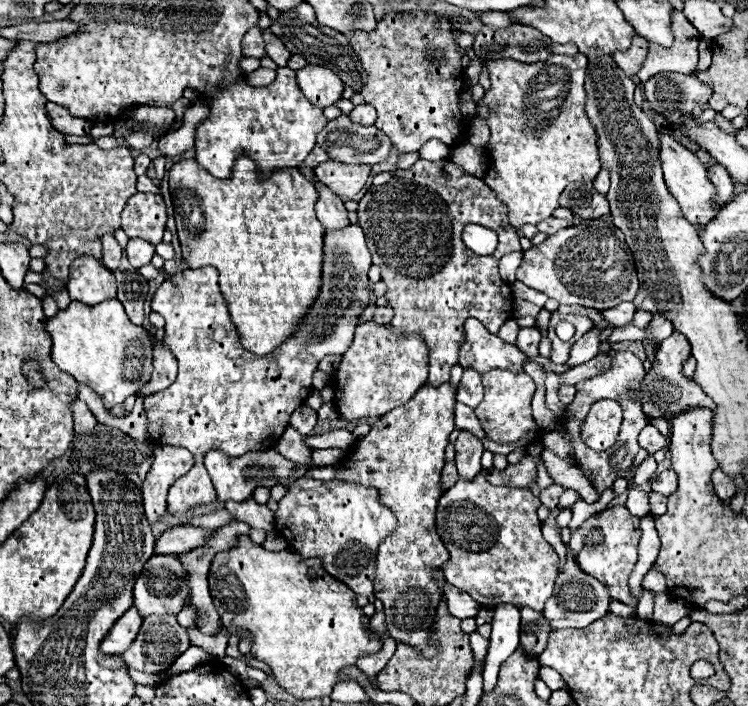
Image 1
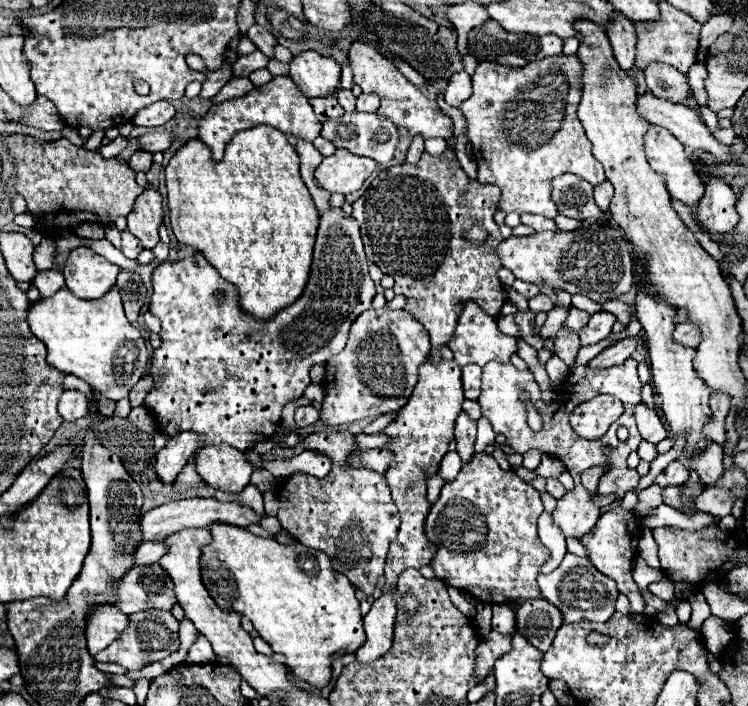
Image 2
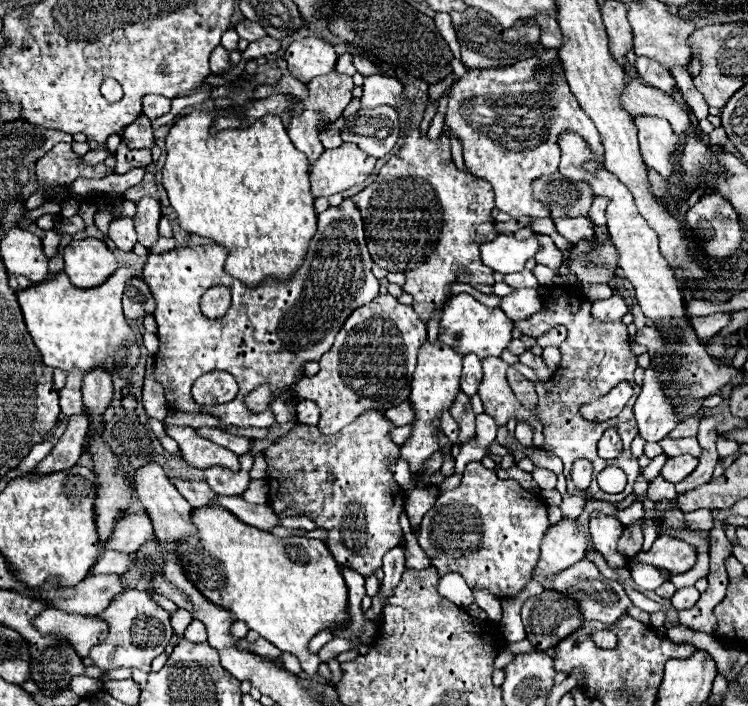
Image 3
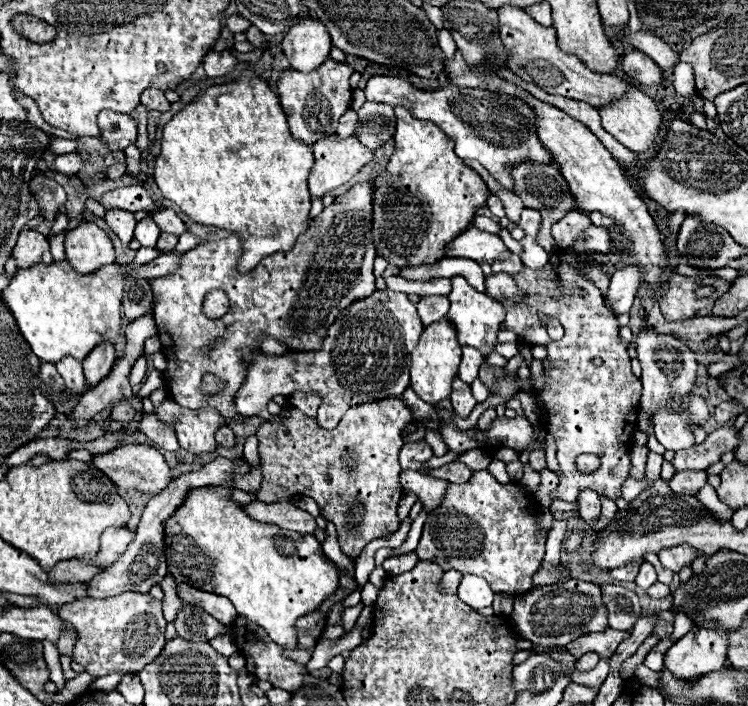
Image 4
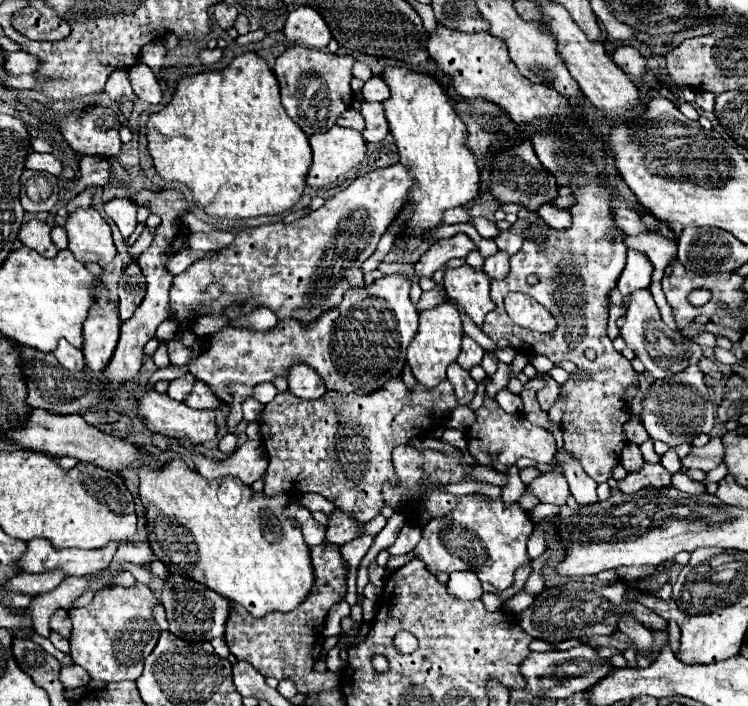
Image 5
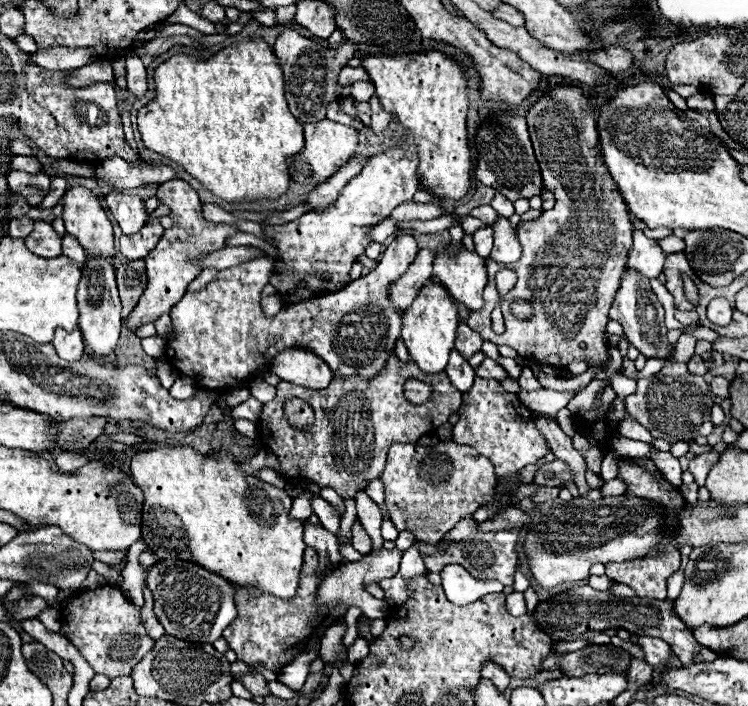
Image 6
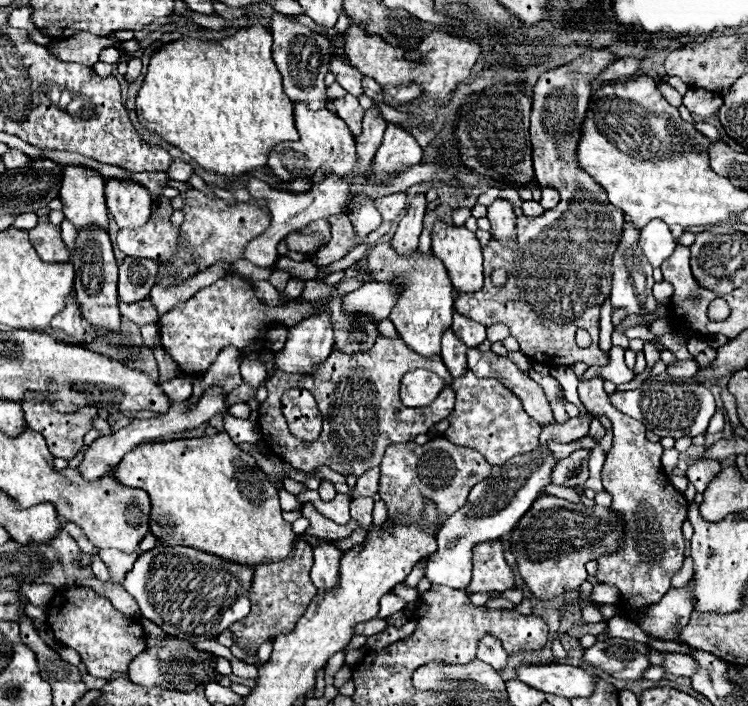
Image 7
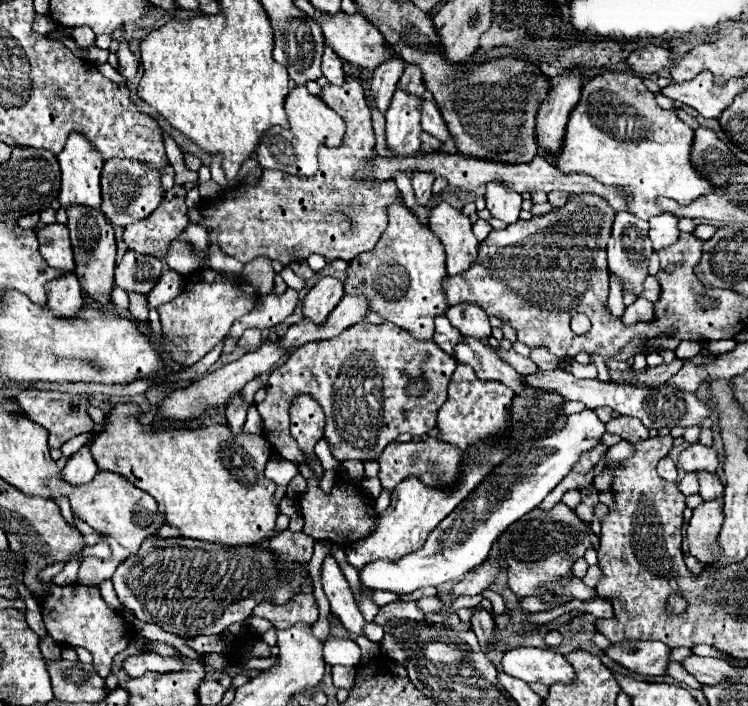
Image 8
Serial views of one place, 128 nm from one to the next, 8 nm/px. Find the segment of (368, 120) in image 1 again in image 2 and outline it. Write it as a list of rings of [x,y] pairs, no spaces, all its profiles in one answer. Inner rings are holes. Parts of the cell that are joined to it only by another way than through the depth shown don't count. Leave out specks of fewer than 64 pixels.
[[[360,94],[356,100],[356,112],[376,112],[380,98],[374,94]]]

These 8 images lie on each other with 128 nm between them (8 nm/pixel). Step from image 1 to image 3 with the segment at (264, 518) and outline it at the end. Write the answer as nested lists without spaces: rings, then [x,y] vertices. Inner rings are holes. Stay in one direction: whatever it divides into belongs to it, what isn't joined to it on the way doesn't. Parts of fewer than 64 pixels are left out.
[[[254,454],[240,456],[240,472],[230,472],[226,468],[208,468],[204,470],[210,490],[218,496],[242,496],[246,492],[250,478],[250,468],[254,464]]]

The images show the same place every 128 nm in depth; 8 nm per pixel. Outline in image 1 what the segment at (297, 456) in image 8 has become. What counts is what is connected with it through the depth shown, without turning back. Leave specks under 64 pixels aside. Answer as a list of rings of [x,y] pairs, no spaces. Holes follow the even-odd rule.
[[[300,478],[278,502],[274,526],[302,560],[320,558],[324,570],[350,590],[368,598],[374,594],[376,552],[384,536],[394,528],[394,514],[380,504],[374,488],[336,480],[322,482]]]

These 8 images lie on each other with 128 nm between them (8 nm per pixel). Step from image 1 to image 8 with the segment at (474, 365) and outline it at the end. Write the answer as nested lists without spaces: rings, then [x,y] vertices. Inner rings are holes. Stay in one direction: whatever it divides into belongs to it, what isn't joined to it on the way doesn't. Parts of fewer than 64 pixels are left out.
[[[440,204],[430,214],[430,230],[446,248],[448,276],[460,276],[478,258],[480,242],[472,234],[472,222],[450,204]]]

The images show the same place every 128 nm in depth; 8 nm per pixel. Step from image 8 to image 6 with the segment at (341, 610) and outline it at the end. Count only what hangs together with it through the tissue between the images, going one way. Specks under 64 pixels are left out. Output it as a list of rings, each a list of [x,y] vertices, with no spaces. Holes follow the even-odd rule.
[[[304,524],[304,542],[306,546],[312,546],[318,550],[320,556],[320,568],[324,570],[328,566],[328,562],[332,562],[334,566],[340,562],[340,550],[338,550],[338,538],[328,532],[326,528],[322,528],[320,524]]]

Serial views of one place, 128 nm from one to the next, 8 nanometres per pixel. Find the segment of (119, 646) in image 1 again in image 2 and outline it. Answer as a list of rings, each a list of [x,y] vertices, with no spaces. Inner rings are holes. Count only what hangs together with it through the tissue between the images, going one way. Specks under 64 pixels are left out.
[[[104,606],[102,610],[96,610],[88,618],[86,626],[86,640],[90,654],[94,656],[96,652],[108,648],[116,640],[116,636],[120,636],[120,632],[128,628],[128,624],[130,624],[128,614],[124,614],[114,606]]]

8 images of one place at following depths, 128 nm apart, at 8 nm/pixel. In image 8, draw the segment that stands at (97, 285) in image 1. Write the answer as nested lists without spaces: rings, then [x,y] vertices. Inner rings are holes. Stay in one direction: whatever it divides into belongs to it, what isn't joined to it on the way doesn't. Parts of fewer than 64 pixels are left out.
[[[70,134],[66,148],[58,154],[58,162],[60,162],[60,170],[62,170],[62,188],[60,188],[60,196],[58,196],[62,208],[88,206],[88,208],[100,210],[100,204],[102,204],[100,174],[102,174],[104,162],[100,160],[100,154],[92,148],[92,144],[88,144],[88,140],[80,134]]]

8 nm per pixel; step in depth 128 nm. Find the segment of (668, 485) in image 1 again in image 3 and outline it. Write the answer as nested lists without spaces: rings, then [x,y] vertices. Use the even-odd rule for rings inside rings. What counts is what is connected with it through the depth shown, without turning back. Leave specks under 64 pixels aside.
[[[676,456],[676,458],[668,458],[660,476],[672,484],[682,482],[690,472],[694,472],[694,468],[698,466],[698,460],[692,456]]]

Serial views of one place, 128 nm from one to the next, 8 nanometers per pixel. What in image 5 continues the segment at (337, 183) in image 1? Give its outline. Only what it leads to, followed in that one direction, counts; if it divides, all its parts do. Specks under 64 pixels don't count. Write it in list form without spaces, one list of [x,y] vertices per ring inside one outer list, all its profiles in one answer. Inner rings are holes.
[[[334,126],[324,134],[312,134],[312,166],[306,184],[312,188],[324,188],[338,180],[364,160],[366,142],[360,132]]]

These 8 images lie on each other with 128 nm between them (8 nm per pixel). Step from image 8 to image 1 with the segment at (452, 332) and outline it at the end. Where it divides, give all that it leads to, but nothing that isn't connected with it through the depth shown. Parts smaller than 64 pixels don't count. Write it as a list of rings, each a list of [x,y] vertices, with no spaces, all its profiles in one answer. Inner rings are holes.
[[[462,430],[456,440],[456,466],[462,480],[472,480],[480,470],[480,456],[484,452],[484,446],[480,440],[476,440],[470,432]]]

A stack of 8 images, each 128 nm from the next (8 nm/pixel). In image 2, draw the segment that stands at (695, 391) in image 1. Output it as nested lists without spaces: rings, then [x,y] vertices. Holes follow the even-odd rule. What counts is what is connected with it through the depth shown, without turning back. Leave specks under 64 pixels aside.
[[[684,322],[684,324],[676,324],[672,338],[674,338],[674,342],[678,342],[682,346],[696,348],[698,342],[700,342],[700,332],[698,332],[698,328],[694,324]]]

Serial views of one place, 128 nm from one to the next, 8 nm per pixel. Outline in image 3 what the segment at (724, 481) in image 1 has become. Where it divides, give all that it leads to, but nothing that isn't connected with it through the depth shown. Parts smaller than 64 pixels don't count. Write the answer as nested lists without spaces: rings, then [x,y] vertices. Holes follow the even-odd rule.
[[[664,438],[658,444],[664,448],[664,452],[668,456],[682,456],[682,454],[690,454],[694,458],[702,456],[702,448],[700,448],[696,438],[676,438],[676,440]]]

